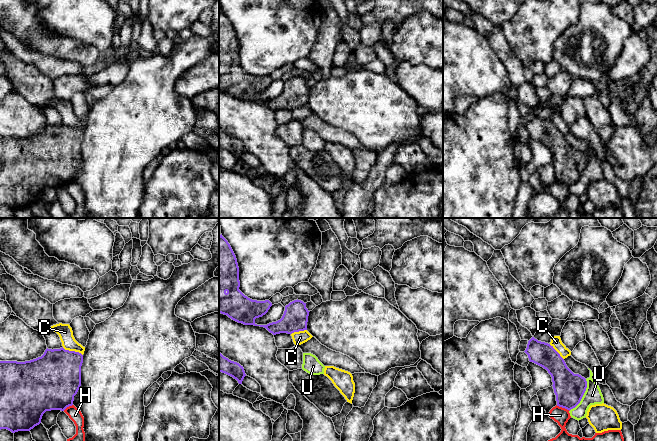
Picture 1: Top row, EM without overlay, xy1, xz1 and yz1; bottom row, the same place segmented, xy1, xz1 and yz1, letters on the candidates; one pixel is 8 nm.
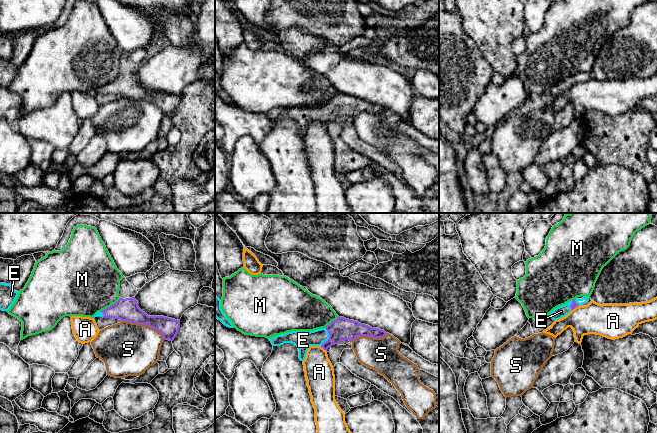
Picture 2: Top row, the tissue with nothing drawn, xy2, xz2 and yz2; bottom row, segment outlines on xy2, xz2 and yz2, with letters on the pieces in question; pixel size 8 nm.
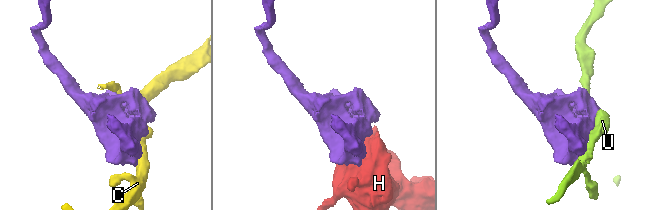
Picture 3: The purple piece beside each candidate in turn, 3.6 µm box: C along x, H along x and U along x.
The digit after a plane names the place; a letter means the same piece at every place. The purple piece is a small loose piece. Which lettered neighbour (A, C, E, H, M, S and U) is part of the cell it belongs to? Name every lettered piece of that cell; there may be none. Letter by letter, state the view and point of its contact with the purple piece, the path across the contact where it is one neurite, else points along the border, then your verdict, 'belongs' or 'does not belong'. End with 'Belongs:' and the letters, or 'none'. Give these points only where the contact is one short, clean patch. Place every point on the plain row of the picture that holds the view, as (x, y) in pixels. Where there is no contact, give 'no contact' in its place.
A: xz2 (323, 124) | does not belong
C: xy1 (72, 127) | does not belong
E: xz2 (329, 113) | across xz2 (341, 105), (329, 113), (303, 116) | belongs
H: yz1 (563, 183) | along yz1 (556, 181), (569, 186) | does not belong
M: xy2 (111, 81) | along xy2 (120, 74), (100, 87) | does not belong
S: xy2 (144, 99) | does not belong
U: yz1 (582, 172) | does not belong
Belongs: E

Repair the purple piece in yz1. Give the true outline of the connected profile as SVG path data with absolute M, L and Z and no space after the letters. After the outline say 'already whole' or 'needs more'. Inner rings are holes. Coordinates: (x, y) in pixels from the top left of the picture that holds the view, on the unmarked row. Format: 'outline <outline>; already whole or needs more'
outline M532 113L524 128L530 138L543 143L551 151L557 182L569 187L575 184L586 167L586 155L574 150L560 130L548 119Z; already whole

